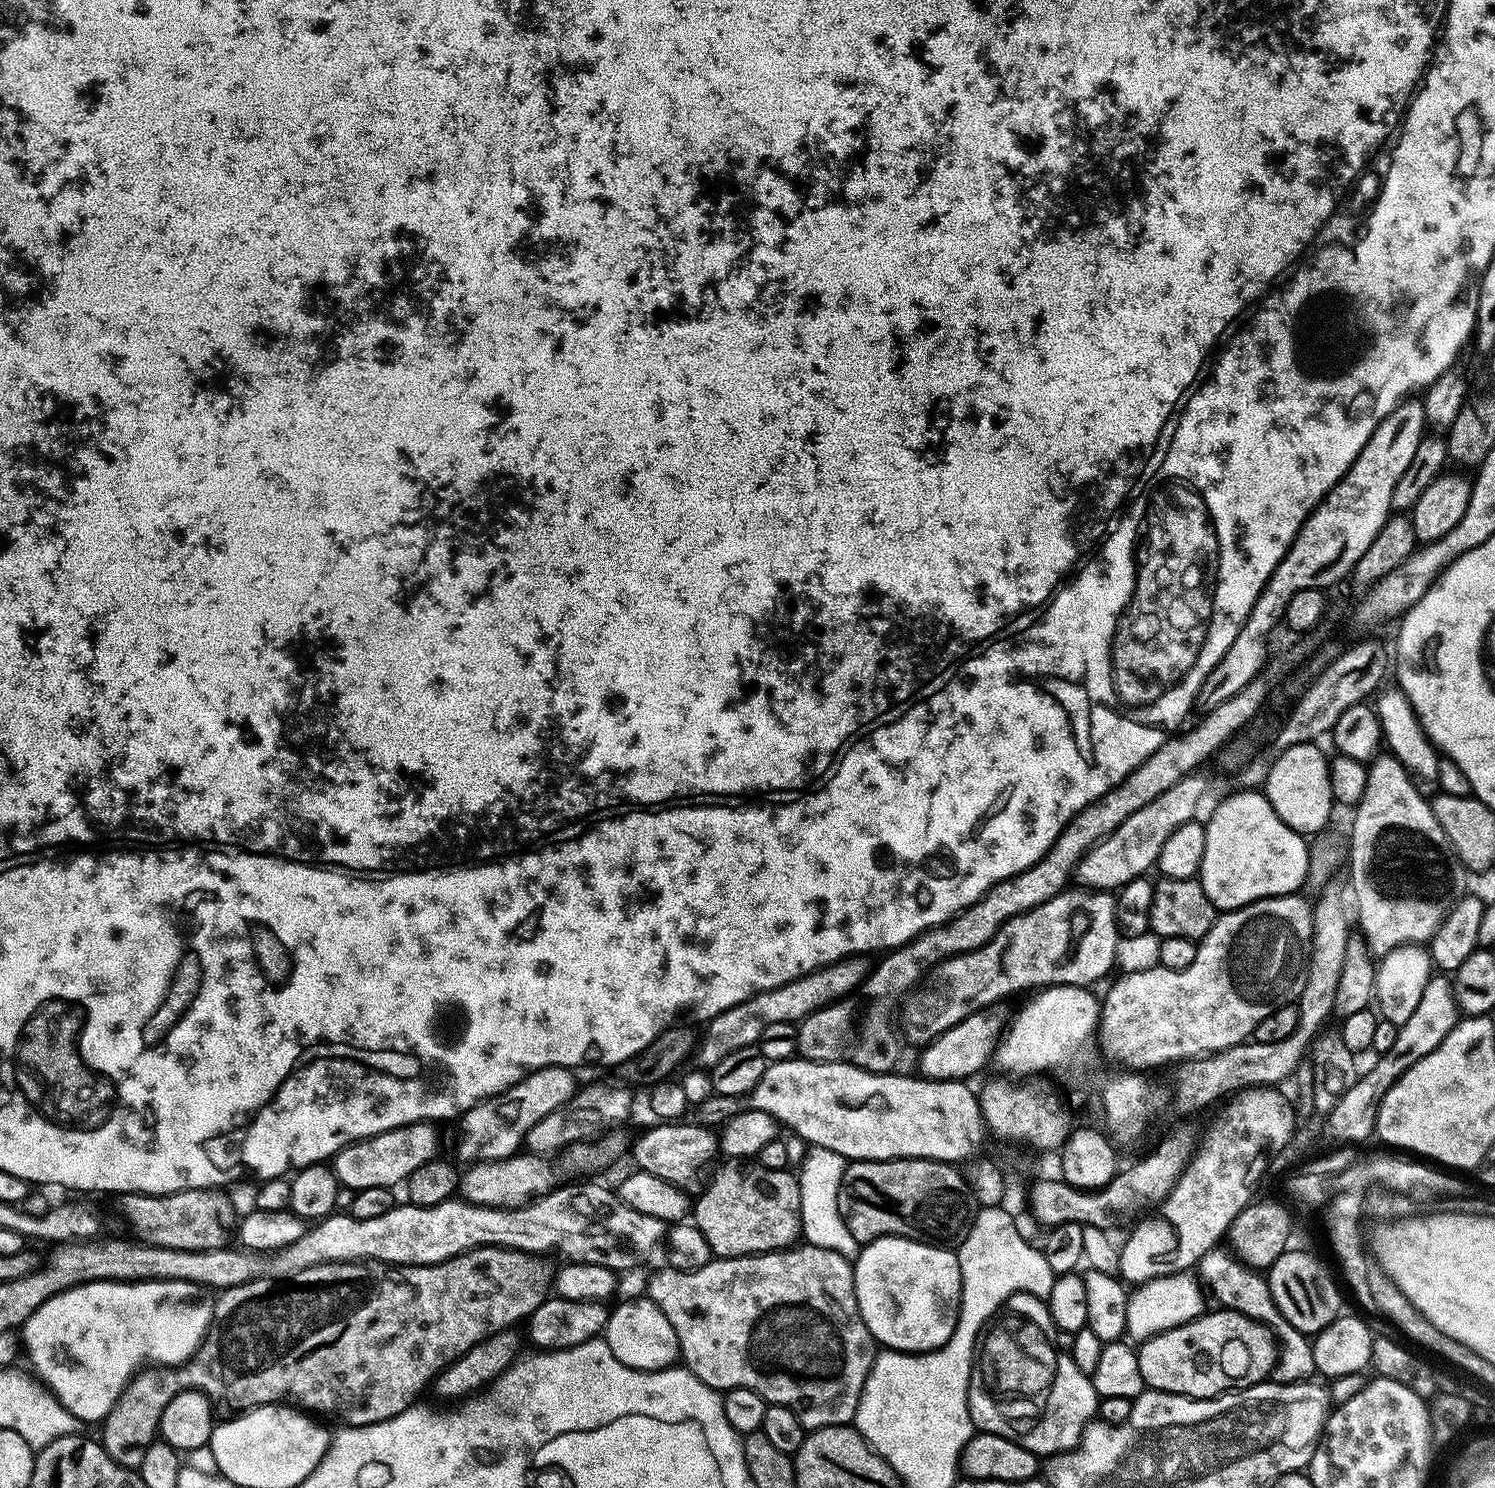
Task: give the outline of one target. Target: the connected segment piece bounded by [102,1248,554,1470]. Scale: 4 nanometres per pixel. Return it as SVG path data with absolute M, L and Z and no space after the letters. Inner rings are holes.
M472 1248L468 1252L463 1252L461 1256L455 1256L446 1262L437 1264L383 1264L381 1260L343 1260L337 1264L310 1266L283 1282L277 1282L272 1278L261 1278L252 1280L249 1284L239 1284L233 1288L223 1289L215 1297L212 1306L212 1321L208 1332L204 1335L204 1341L201 1342L200 1349L186 1363L175 1366L144 1366L125 1384L123 1394L118 1398L118 1402L114 1402L110 1414L102 1422L102 1428L104 1428L102 1443L106 1454L110 1454L110 1458L114 1458L114 1462L122 1466L133 1470L139 1469L144 1457L144 1449L157 1439L162 1410L170 1406L170 1398L174 1398L179 1392L203 1392L217 1405L225 1404L228 1408L236 1408L232 1410L259 1408L262 1404L295 1406L309 1413L319 1414L321 1417L337 1416L338 1419L344 1420L340 1422L348 1426L377 1424L394 1418L405 1412L407 1408L413 1407L419 1401L416 1399L419 1398L420 1391L427 1384L429 1387L436 1377L448 1365L453 1364L459 1356L464 1356L466 1350L470 1350L486 1337L501 1332L503 1328L519 1325L519 1320L520 1323L527 1321L532 1312L538 1310L538 1306L542 1306L542 1302L549 1295L554 1284L554 1268L543 1264L540 1260L543 1259L539 1255L520 1252L516 1248Z

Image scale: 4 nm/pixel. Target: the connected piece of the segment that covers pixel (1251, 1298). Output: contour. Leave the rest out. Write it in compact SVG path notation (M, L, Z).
M1217 1246L1200 1259L1198 1276L1203 1287L1210 1293L1211 1299L1213 1296L1220 1303L1217 1305L1221 1309L1249 1316L1251 1320L1266 1322L1268 1327L1272 1329L1272 1335L1278 1341L1276 1365L1272 1367L1271 1375L1271 1379L1275 1383L1302 1384L1311 1381L1317 1375L1314 1350L1312 1349L1313 1341L1305 1333L1290 1326L1290 1322L1286 1322L1286 1318L1280 1316L1278 1306L1274 1306L1274 1298L1270 1294L1267 1279L1259 1271L1241 1264L1223 1247Z

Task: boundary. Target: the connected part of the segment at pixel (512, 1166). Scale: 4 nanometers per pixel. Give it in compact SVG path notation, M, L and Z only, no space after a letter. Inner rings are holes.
M517 1154L508 1156L504 1160L481 1160L473 1163L469 1172L465 1171L460 1177L459 1195L470 1204L480 1204L484 1208L520 1208L524 1204L530 1204L539 1200L541 1196L548 1195L557 1187L556 1172L547 1164L545 1157L540 1154Z

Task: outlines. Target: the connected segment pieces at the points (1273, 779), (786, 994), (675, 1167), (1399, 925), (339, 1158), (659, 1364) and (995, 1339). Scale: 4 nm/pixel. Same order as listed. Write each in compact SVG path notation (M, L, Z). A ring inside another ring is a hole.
M1306 743L1290 746L1276 752L1276 761L1267 765L1267 776L1262 780L1264 797L1274 806L1274 814L1305 838L1315 837L1328 824L1334 801L1330 790L1329 757L1319 748L1320 744Z
M860 954L848 956L825 968L815 968L810 974L799 976L794 982L786 982L786 986L759 992L757 996L751 996L738 1006L719 1012L707 1021L708 1029L704 1034L702 1032L702 1039L694 1053L694 1060L697 1060L695 1063L701 1069L711 1070L715 1064L722 1062L722 1058L726 1058L726 1054L734 1054L734 1050L755 1045L766 1026L774 1026L774 1022L796 1024L805 1020L811 1012L817 1012L827 1004L834 1004L837 1000L851 996L868 978L870 964L864 960L867 959Z
M656 1122L653 1123L653 1128L646 1129L630 1148L630 1156L632 1152L636 1159L635 1167L671 1184L688 1186L688 1183L718 1156L718 1136L711 1127L699 1122L684 1123Z
M1380 754L1367 765L1367 769L1366 790L1362 790L1362 798L1354 806L1353 812L1356 813L1352 816L1352 837L1348 840L1348 848L1346 844L1346 868L1348 864L1348 872L1352 875L1352 896L1356 899L1356 916L1360 919L1360 928L1364 931L1364 940L1376 951L1377 957L1382 957L1402 944L1423 945L1428 942L1434 933L1439 930L1440 924L1447 918L1448 912L1454 907L1456 901L1465 894L1468 888L1466 887L1468 884L1467 878L1469 879L1469 877L1466 875L1464 865L1456 857L1456 851L1450 846L1442 826L1438 826L1438 818L1434 818L1434 810L1429 797L1424 796L1417 790L1416 784L1402 766L1402 762L1398 762L1398 758L1391 754Z
M432 1122L407 1124L365 1140L357 1140L355 1144L348 1144L337 1152L330 1167L345 1188L355 1188L357 1192L367 1187L395 1189L395 1184L403 1185L414 1170L437 1159L440 1136L436 1128L437 1125Z
M624 1300L617 1308L608 1313L608 1321L602 1333L602 1339L610 1346L610 1354L631 1368L643 1372L657 1372L673 1367L680 1360L680 1343L674 1326L666 1319L666 1314L658 1310L653 1300Z
M1028 1292L1014 1294L989 1318L980 1332L968 1387L970 1418L979 1431L1010 1438L1010 1442L1035 1452L1040 1458L1069 1452L1080 1440L1086 1425L1097 1415L1098 1397L1091 1379L1076 1380L1076 1412L1072 1412L1072 1408L1064 1408L1064 1412L1048 1412L1048 1400L1060 1400L1060 1396L1048 1388L1048 1384L1052 1384L1052 1351L1057 1349L1057 1331L1048 1305L1041 1297L1031 1296Z

